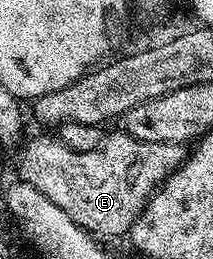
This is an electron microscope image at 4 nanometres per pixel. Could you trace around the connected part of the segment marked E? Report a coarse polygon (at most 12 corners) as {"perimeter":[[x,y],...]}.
{"perimeter":[[117,129],[22,149],[20,182],[90,235],[124,236],[185,162]]}

